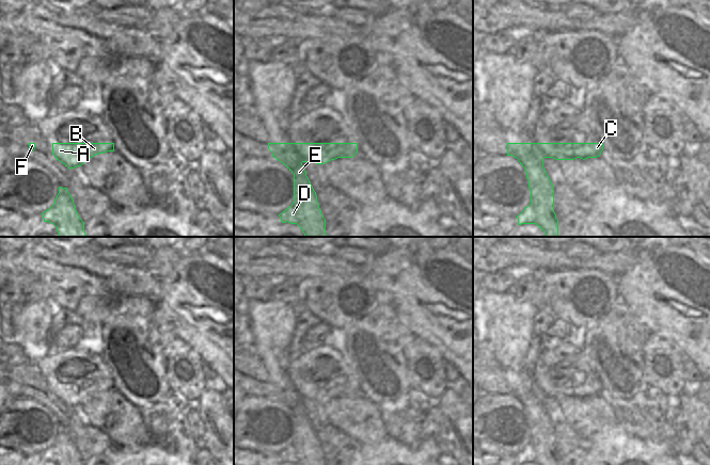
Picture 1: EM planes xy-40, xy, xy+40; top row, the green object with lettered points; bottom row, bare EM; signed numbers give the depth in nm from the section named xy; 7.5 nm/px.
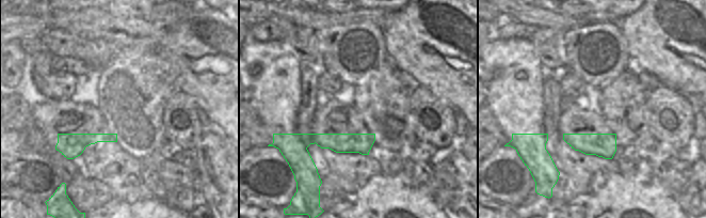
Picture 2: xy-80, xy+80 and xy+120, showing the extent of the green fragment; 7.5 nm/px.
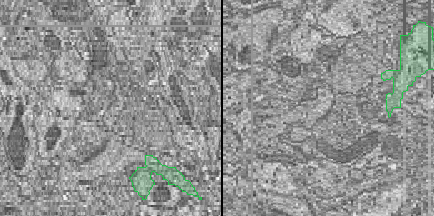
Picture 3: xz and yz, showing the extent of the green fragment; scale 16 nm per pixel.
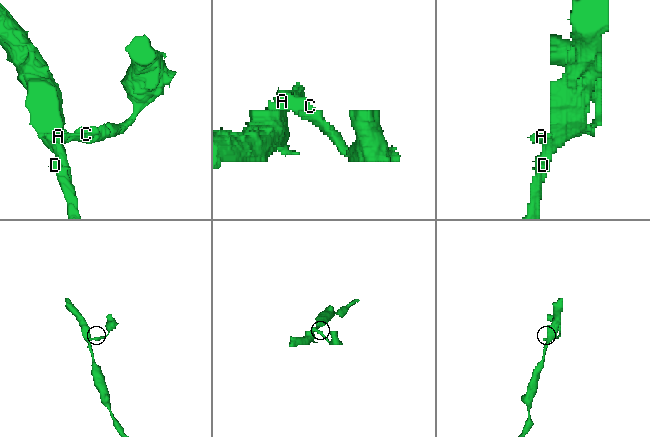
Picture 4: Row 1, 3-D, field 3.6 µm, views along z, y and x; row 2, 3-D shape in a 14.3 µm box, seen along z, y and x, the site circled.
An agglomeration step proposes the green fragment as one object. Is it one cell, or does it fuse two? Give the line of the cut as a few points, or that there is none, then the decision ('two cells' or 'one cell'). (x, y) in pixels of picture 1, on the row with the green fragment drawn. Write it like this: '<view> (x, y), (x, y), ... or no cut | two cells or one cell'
xy (293, 143), (293, 149), (302, 161) | two cells

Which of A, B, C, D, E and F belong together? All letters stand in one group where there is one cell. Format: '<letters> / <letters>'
A B C / D E F

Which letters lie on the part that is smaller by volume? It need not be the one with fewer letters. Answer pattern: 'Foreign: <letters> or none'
Foreign: A, B, C

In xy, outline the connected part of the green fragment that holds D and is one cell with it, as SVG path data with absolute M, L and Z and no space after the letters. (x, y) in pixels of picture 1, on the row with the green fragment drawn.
M268 143L268 149L294 174L294 202L279 214L282 223L297 224L304 237L328 237L316 192L306 176L302 159L294 150L294 143Z

